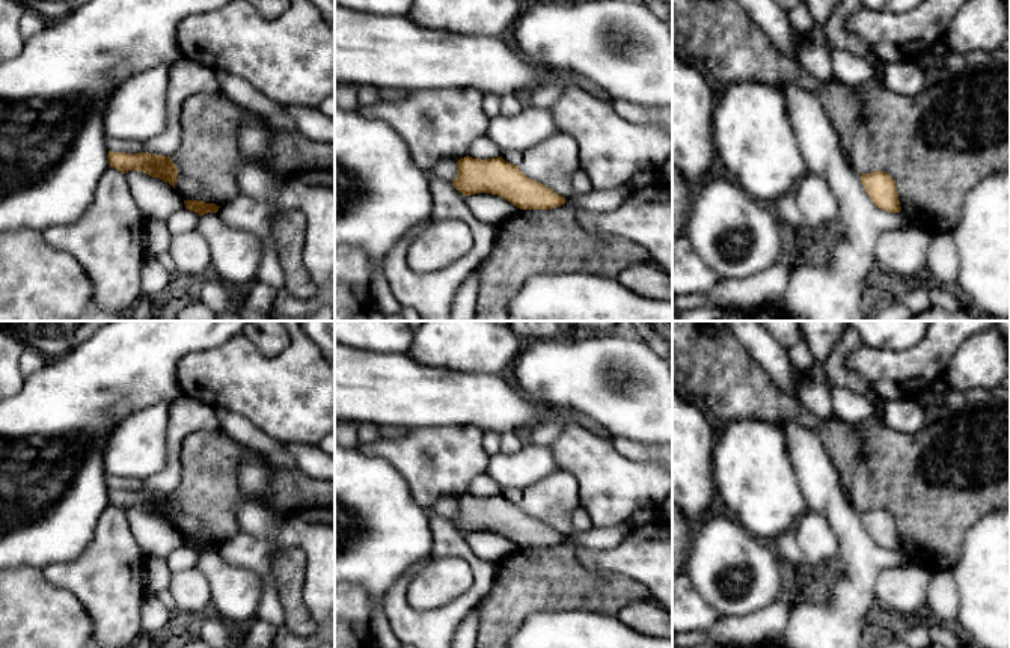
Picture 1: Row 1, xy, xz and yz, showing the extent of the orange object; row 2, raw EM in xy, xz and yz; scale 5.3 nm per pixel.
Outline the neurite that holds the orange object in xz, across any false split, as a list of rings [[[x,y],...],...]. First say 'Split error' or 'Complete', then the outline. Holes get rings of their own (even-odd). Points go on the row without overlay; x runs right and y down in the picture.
Complete. [[[464,494],[457,499],[457,517],[452,523],[464,533],[476,530],[497,532],[520,547],[552,547],[567,538],[541,520],[528,515],[519,503],[497,496]]]

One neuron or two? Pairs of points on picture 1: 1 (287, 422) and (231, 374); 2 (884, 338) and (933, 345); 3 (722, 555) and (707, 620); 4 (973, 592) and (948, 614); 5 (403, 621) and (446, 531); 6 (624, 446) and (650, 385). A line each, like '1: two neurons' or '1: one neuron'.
1: one neuron
2: two neurons
3: two neurons
4: two neurons
5: one neuron
6: two neurons

